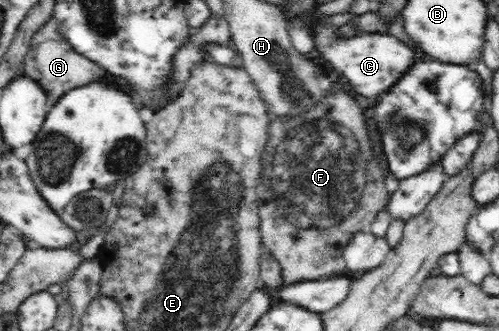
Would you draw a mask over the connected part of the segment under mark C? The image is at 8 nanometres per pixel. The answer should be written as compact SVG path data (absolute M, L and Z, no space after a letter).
M322 23L316 27L316 47L322 53L322 57L334 65L334 69L344 73L344 77L350 81L352 89L358 91L358 95L374 96L374 98L387 94L396 82L408 73L408 69L417 62L419 57L414 49L391 34L368 33L368 35L352 37L352 39L338 39L336 31L324 27Z

